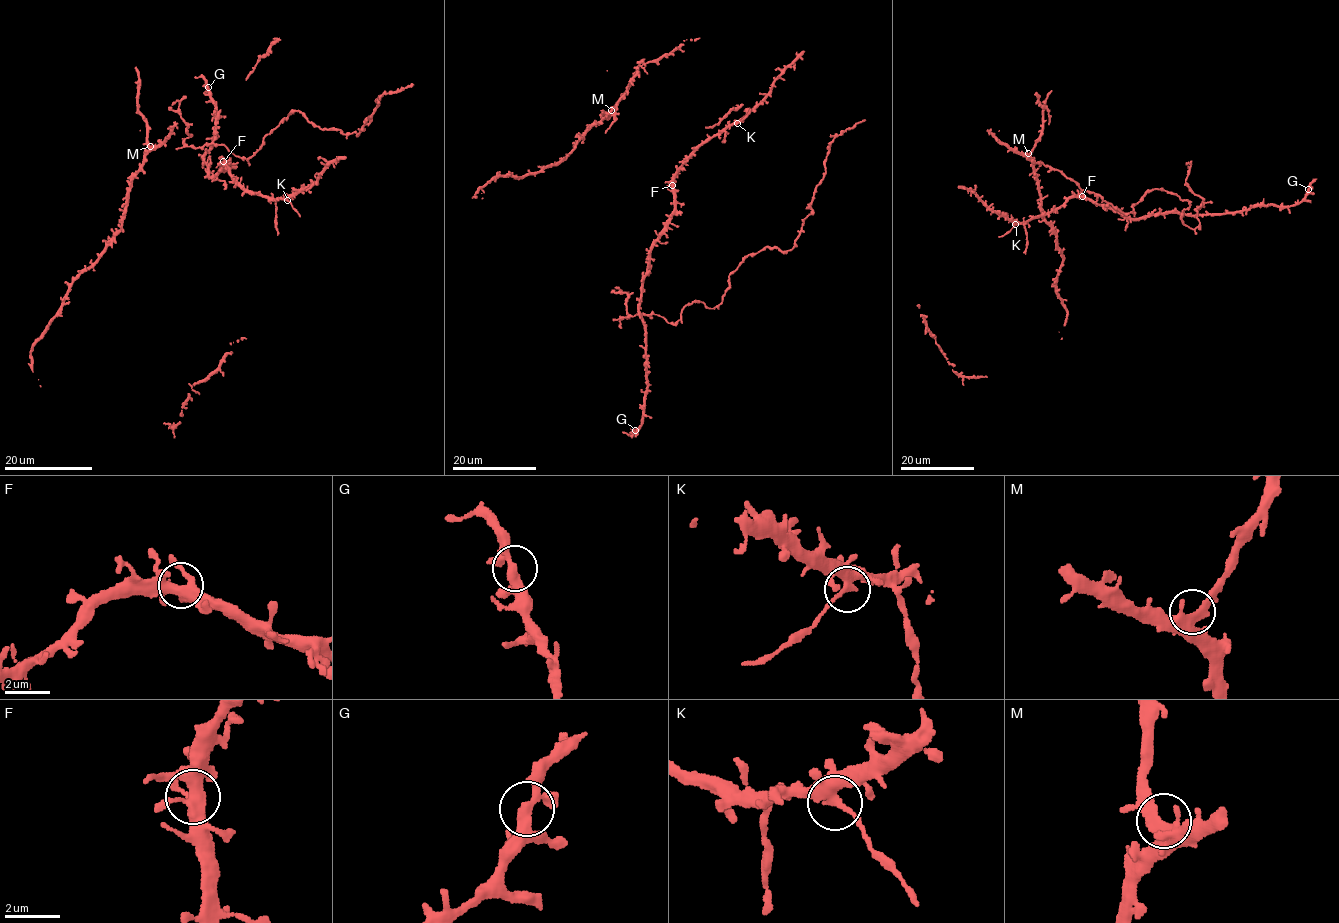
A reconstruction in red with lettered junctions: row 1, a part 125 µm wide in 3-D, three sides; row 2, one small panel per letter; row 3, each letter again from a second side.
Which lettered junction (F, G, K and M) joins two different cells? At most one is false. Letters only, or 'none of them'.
K

